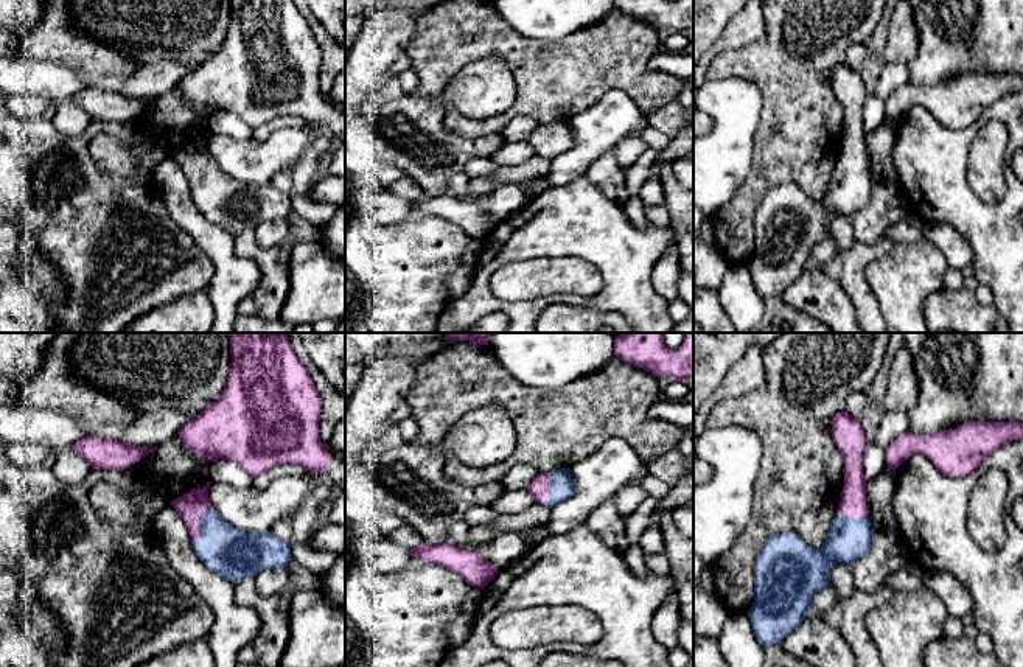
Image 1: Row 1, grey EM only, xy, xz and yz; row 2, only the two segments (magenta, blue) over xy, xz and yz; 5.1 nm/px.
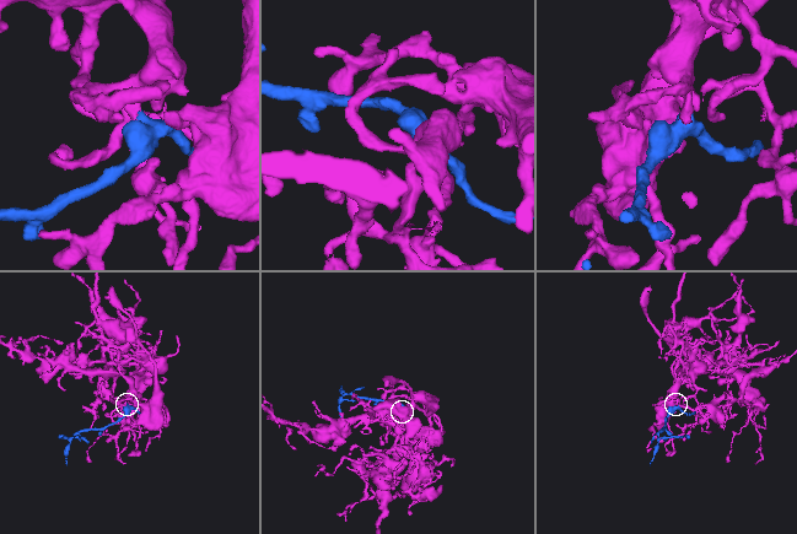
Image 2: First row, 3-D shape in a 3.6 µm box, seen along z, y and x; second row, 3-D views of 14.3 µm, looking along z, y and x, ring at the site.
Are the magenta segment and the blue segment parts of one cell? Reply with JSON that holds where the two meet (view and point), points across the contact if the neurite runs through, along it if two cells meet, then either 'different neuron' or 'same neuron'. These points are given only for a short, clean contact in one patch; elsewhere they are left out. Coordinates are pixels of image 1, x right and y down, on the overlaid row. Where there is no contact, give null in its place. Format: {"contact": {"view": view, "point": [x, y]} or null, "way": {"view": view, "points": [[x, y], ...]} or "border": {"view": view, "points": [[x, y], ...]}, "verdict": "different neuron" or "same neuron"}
{"contact": {"view": "xy", "point": [196, 524]}, "way": {"view": "xy", "points": [[192, 506], [196, 510], [196, 524], [229, 552]]}, "verdict": "same neuron"}

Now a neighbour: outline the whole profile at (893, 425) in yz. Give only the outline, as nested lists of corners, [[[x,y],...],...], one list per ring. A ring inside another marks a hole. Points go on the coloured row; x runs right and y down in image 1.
[[[886,410],[880,420],[875,443],[888,448],[897,437],[908,431],[908,417],[900,412]]]

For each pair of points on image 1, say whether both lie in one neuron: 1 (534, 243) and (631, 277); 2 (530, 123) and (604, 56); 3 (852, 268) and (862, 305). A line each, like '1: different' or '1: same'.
1: same
2: different
3: same

